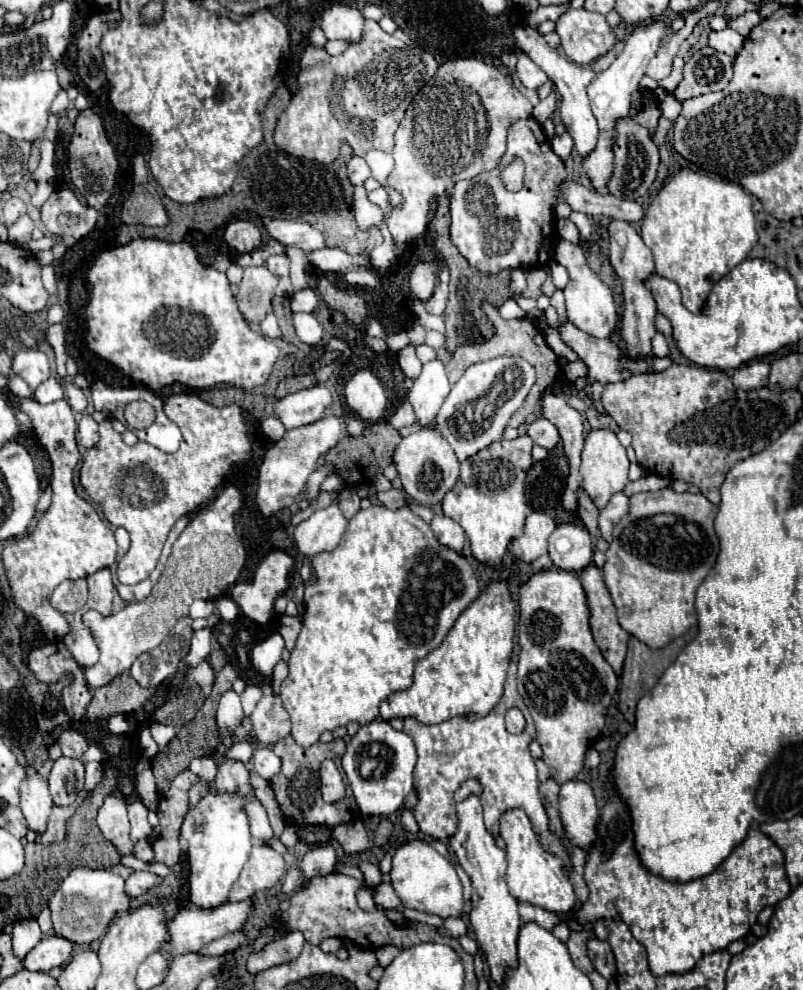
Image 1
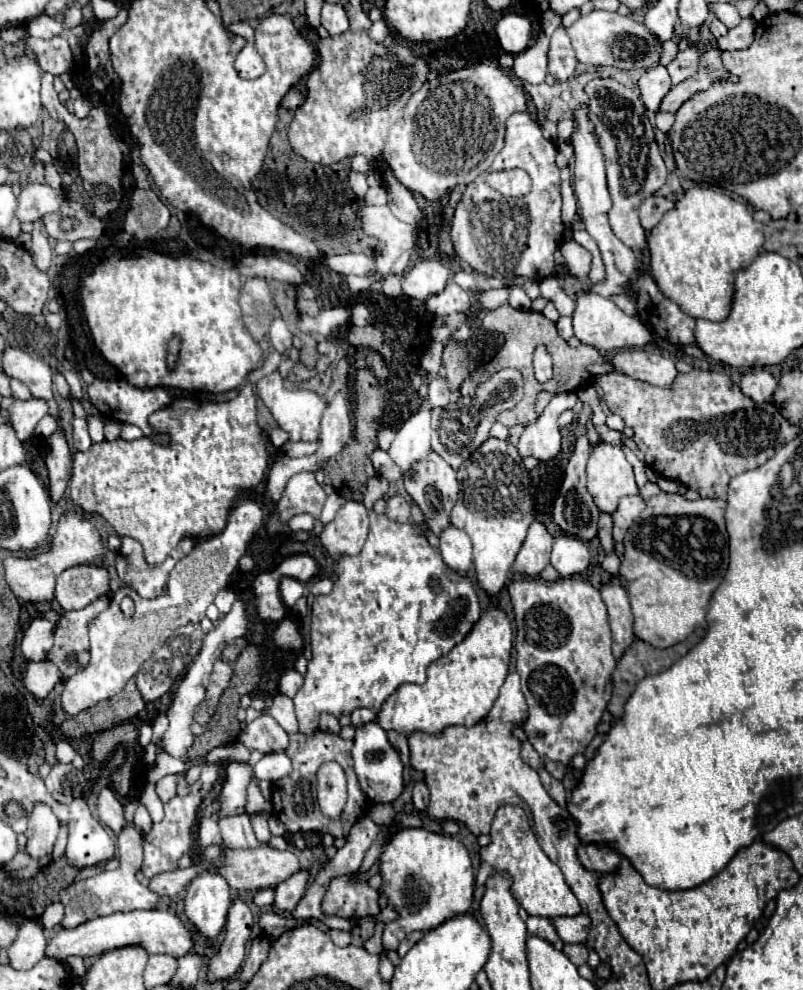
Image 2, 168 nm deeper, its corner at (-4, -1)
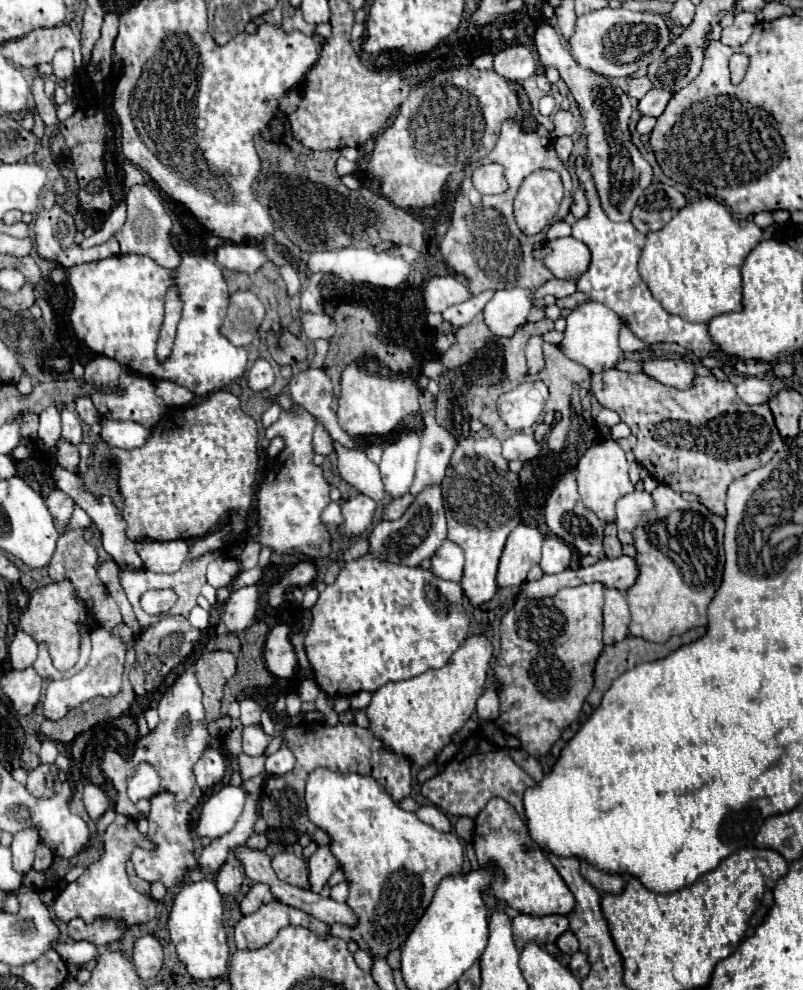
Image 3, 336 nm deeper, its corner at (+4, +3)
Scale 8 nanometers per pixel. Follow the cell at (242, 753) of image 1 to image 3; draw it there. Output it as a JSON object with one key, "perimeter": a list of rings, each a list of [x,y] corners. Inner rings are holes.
{"perimeter":[[[223,786],[219,792],[209,796],[201,808],[201,818],[197,826],[199,836],[221,838],[233,830],[245,804],[245,792],[235,786]]]}

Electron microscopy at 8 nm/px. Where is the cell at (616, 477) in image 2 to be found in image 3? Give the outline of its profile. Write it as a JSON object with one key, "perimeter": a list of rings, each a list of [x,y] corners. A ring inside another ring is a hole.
{"perimeter":[[[615,440],[595,444],[583,452],[575,470],[577,470],[577,490],[585,508],[595,512],[601,522],[615,522],[615,502],[621,496],[635,490],[629,480],[629,472],[627,472],[629,464],[623,448]]]}

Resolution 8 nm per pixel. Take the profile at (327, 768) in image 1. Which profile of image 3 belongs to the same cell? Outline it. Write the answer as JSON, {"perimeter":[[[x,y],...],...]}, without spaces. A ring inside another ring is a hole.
{"perimeter":[[[317,768],[309,774],[305,788],[305,804],[309,820],[331,836],[331,854],[337,858],[345,880],[349,884],[347,904],[357,914],[357,924],[331,924],[331,936],[345,942],[355,940],[361,950],[373,958],[385,958],[391,950],[399,948],[409,932],[415,928],[417,920],[429,906],[433,892],[441,876],[457,874],[463,870],[463,844],[451,832],[439,832],[433,826],[421,822],[415,812],[399,808],[391,794],[369,774],[341,774],[329,768]]]}

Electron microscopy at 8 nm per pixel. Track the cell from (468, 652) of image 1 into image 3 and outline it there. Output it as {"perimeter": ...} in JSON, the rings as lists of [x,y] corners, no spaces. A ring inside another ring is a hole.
{"perimeter":[[[471,636],[453,652],[443,668],[381,686],[373,692],[369,710],[365,710],[371,732],[393,754],[403,754],[413,764],[427,768],[453,740],[451,736],[473,716],[475,702],[485,688],[489,662],[491,642],[485,636]]]}

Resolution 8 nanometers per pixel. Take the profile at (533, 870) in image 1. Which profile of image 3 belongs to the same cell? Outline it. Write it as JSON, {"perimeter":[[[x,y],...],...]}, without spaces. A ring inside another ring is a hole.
{"perimeter":[[[493,798],[489,804],[479,812],[475,818],[475,854],[481,864],[487,864],[493,860],[501,870],[503,878],[493,878],[491,890],[493,894],[515,908],[517,912],[531,914],[531,916],[549,916],[549,914],[561,914],[567,916],[575,908],[575,898],[555,866],[549,862],[549,858],[529,840],[527,828],[515,808],[505,802],[503,798]]]}

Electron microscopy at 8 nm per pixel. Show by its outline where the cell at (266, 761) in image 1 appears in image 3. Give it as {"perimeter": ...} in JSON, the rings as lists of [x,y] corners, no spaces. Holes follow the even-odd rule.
{"perimeter":[[[281,746],[275,754],[271,754],[265,762],[265,770],[273,776],[281,776],[287,774],[291,768],[295,766],[295,756],[287,746]]]}

